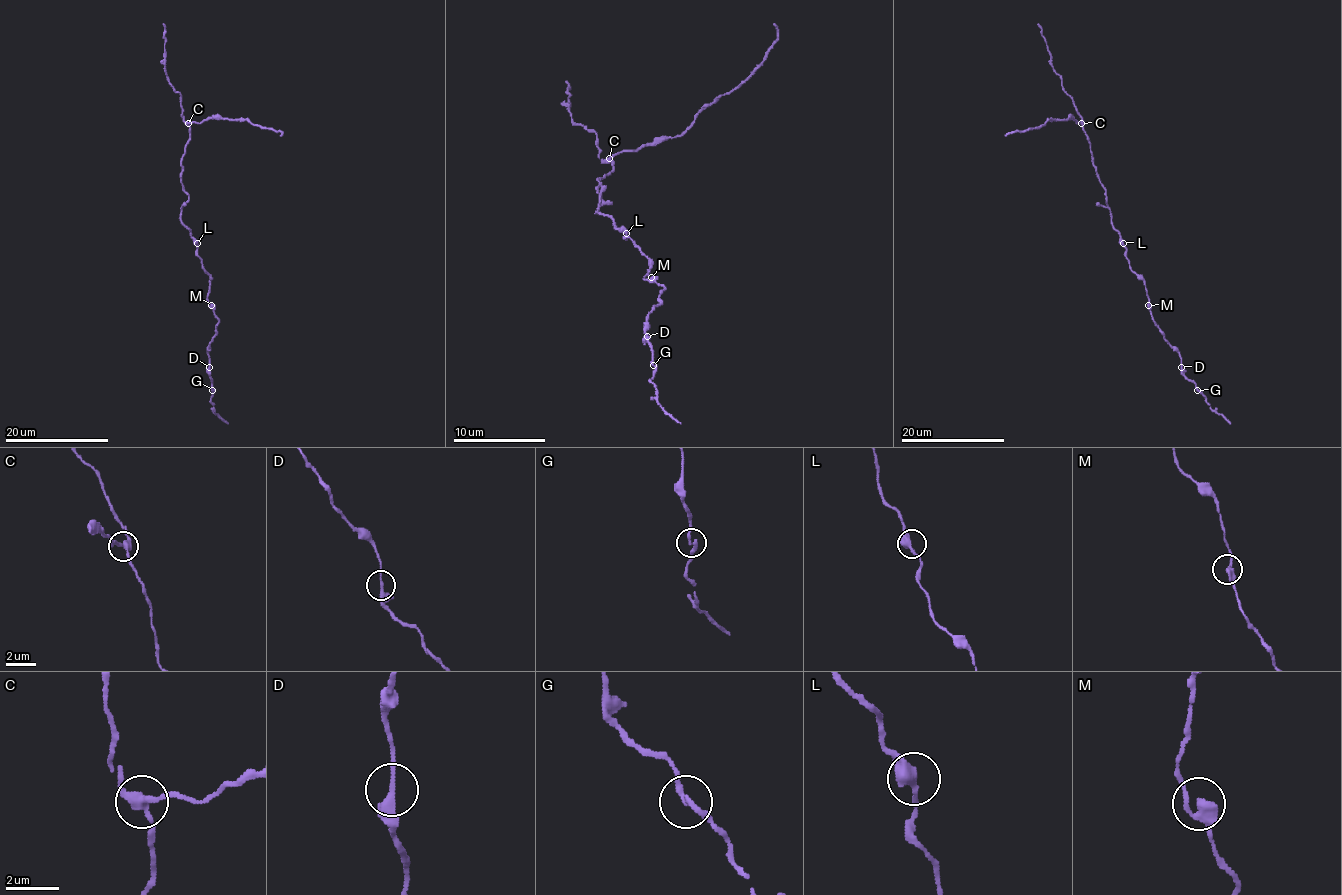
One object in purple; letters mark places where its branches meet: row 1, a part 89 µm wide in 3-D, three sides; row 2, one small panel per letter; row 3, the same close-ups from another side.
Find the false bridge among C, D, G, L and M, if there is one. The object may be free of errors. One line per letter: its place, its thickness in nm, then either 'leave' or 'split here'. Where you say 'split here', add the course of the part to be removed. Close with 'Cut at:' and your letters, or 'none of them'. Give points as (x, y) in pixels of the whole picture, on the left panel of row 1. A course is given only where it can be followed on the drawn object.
C: place (188, 123); calibre 280 nm; split here; course (188, 124), (209, 118), (246, 120), (282, 133), (280, 135)
D: place (209, 367); calibre 240 nm; leave
G: place (212, 390); calibre 200 nm; leave
L: place (197, 243); calibre 400 nm; leave
M: place (211, 305); calibre 360 nm; leave
Cut at: C

